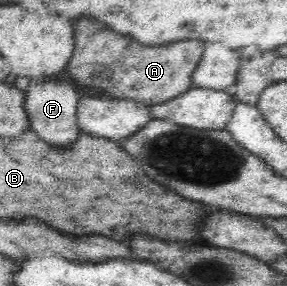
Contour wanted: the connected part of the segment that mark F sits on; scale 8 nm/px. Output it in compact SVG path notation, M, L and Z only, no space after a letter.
M40 79L28 85L24 93L24 109L28 123L40 135L40 139L44 139L50 145L74 143L74 139L81 132L76 119L77 103L80 98L74 86L68 82Z

